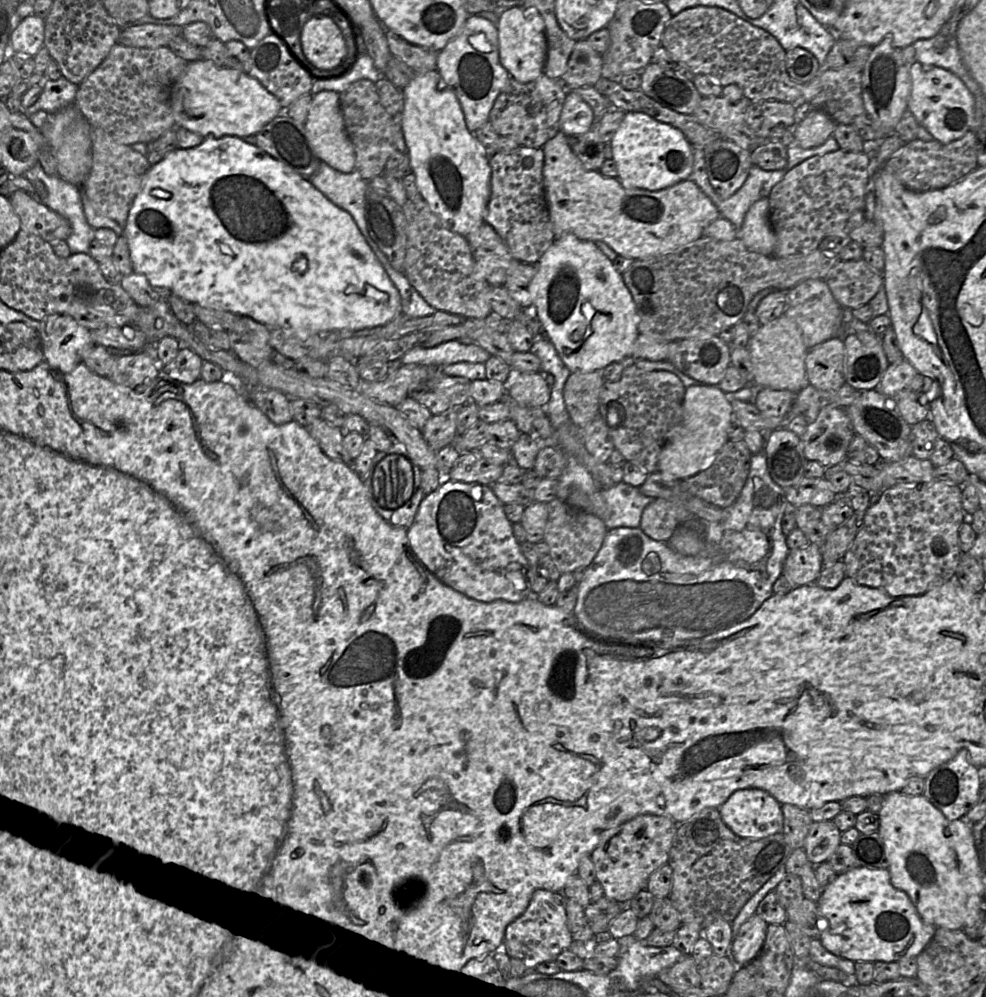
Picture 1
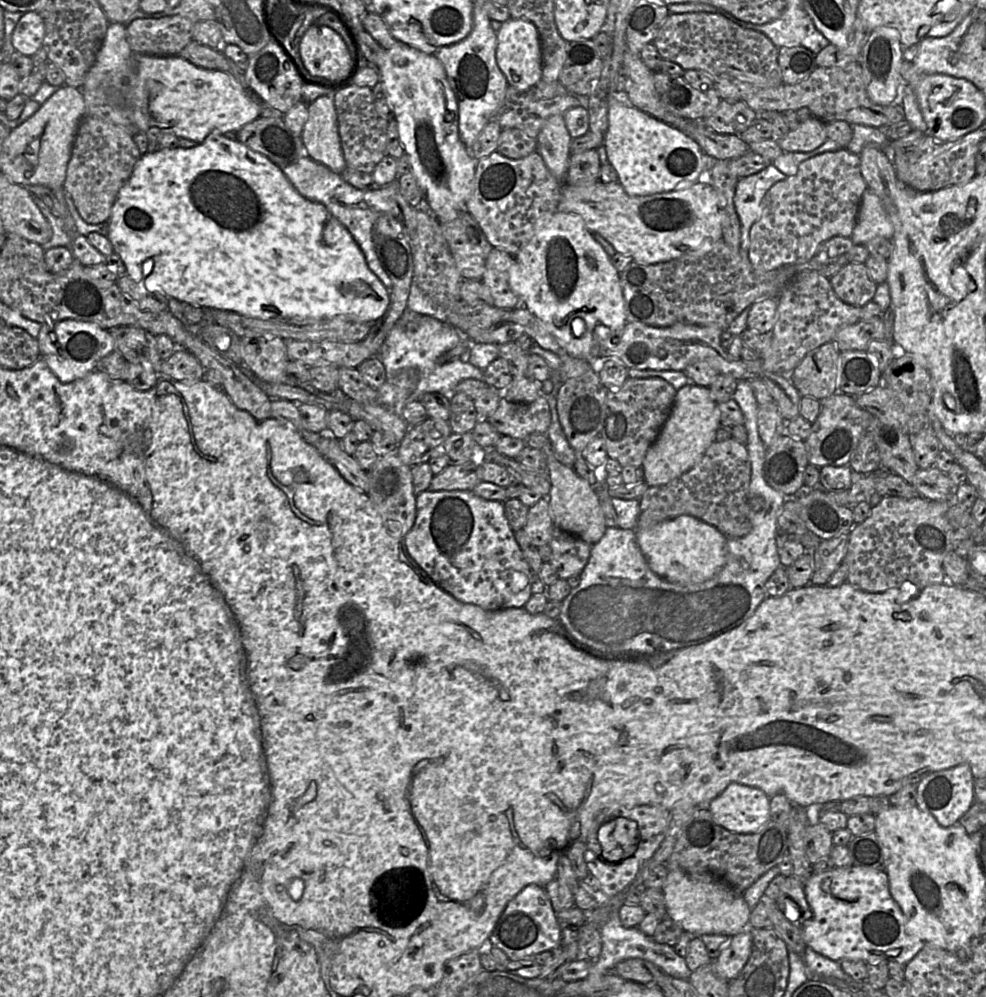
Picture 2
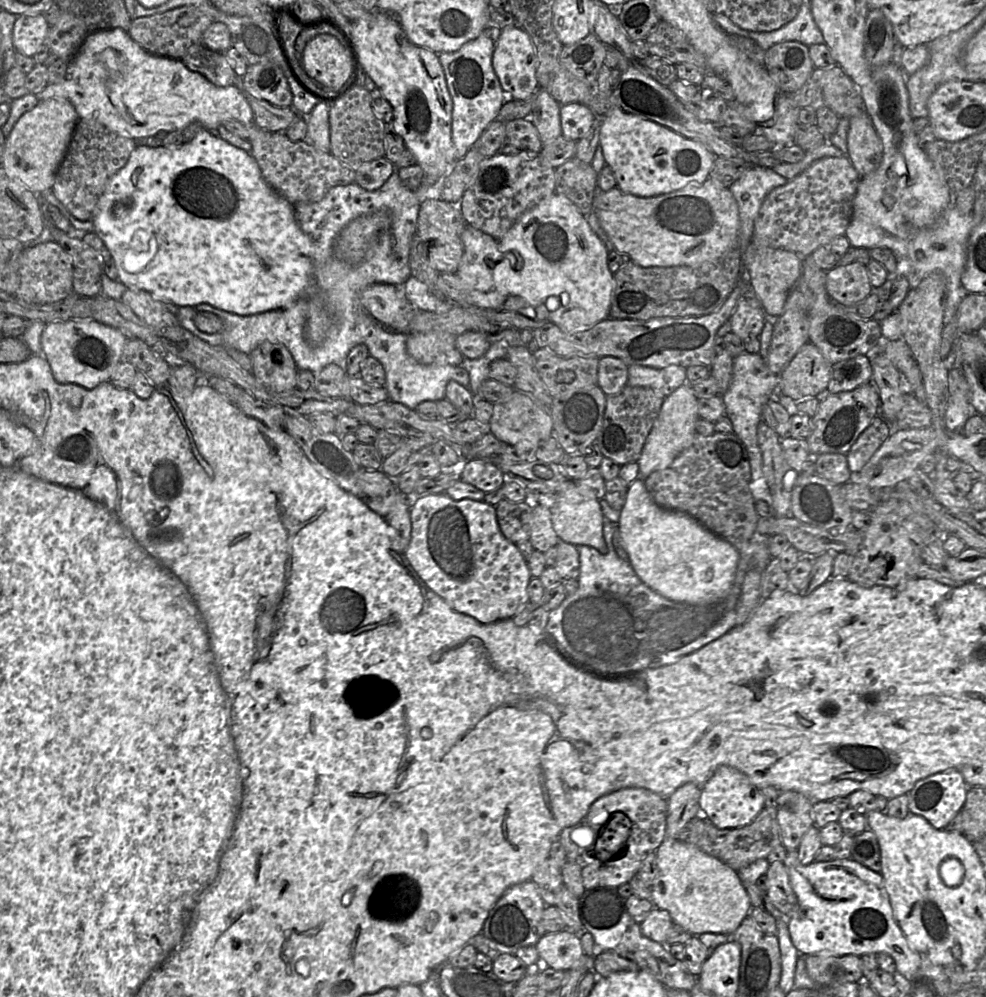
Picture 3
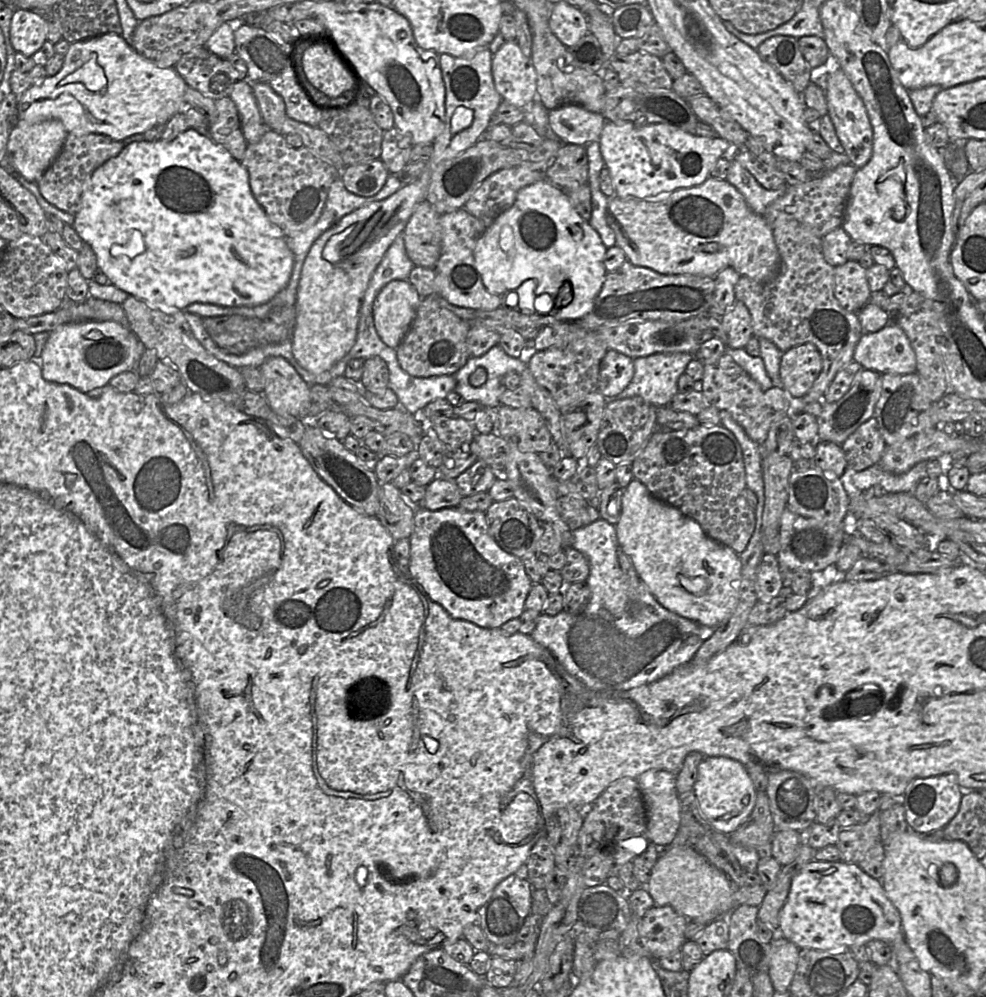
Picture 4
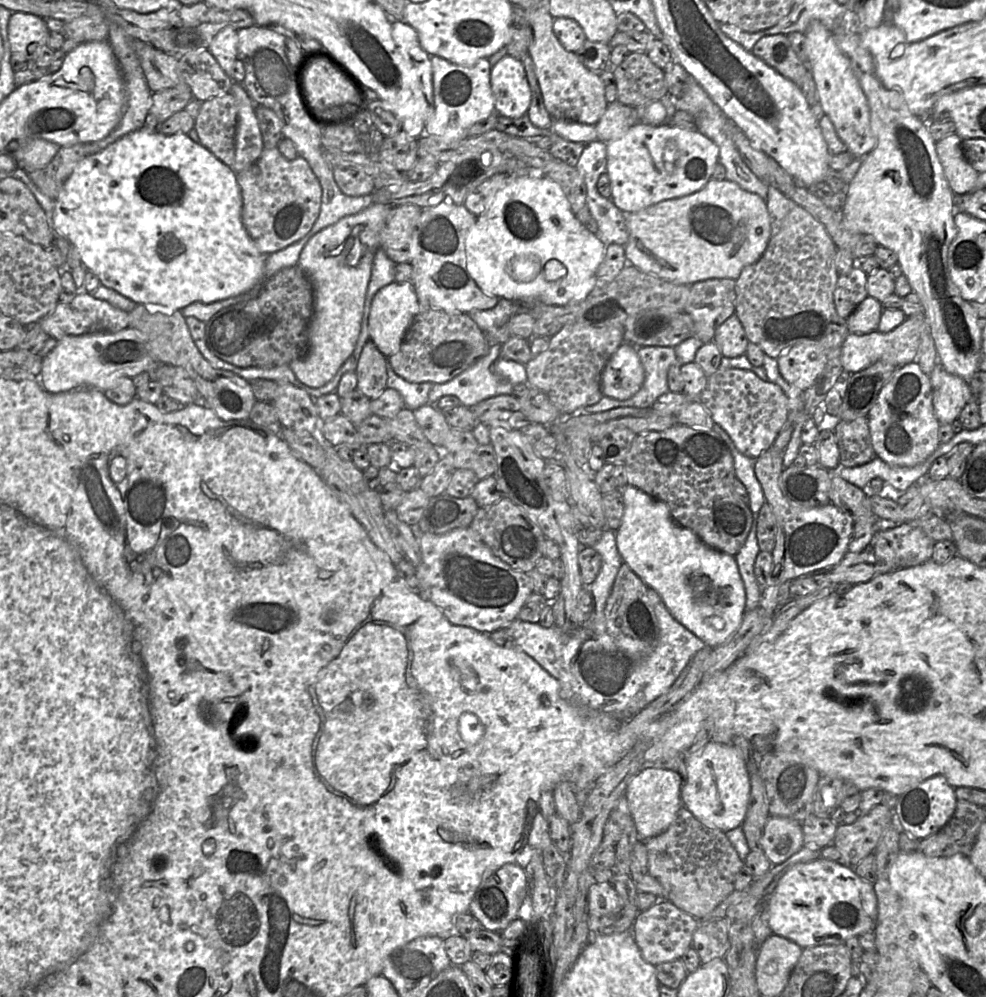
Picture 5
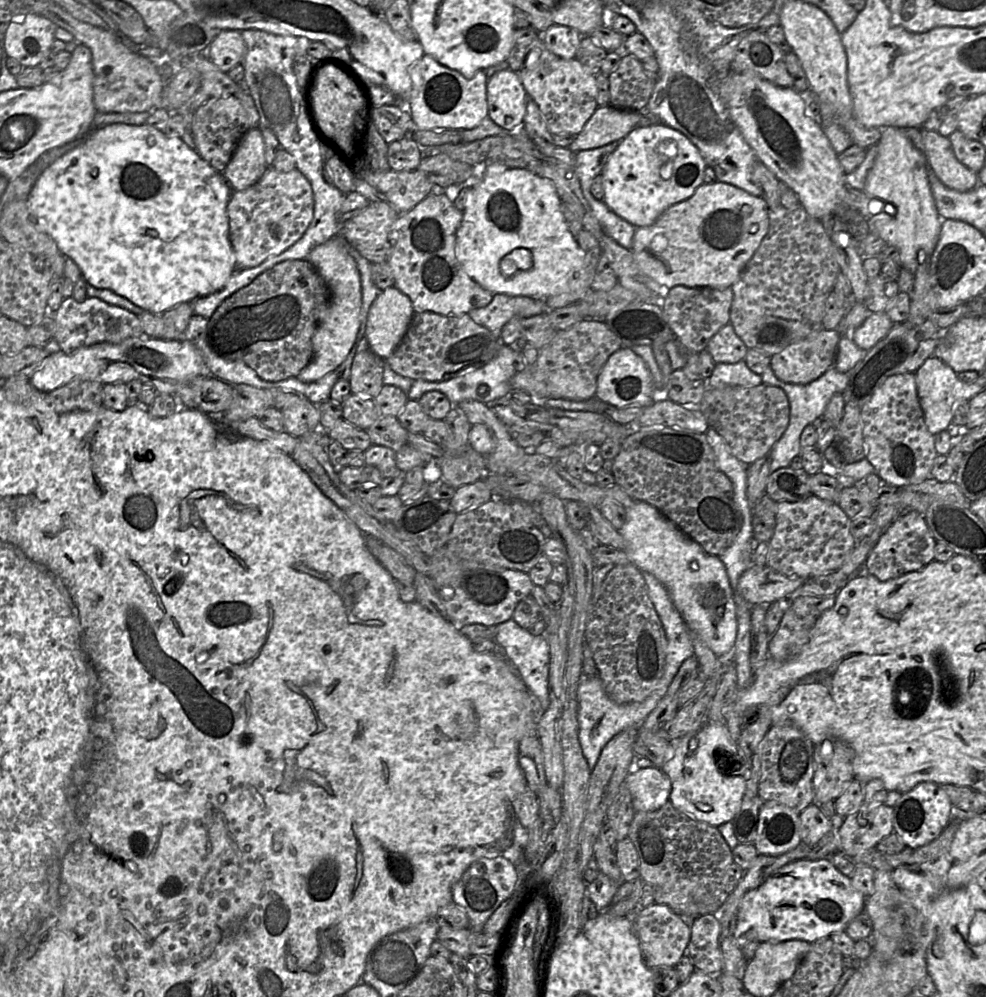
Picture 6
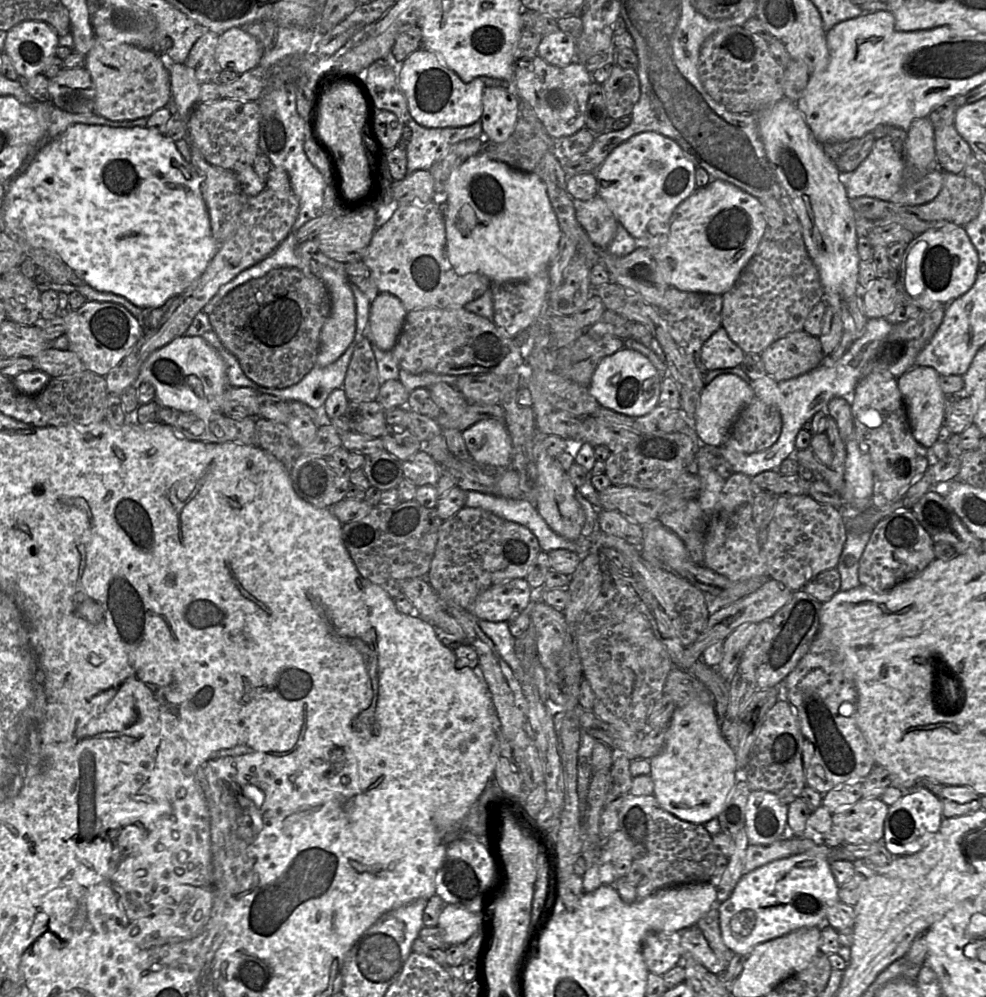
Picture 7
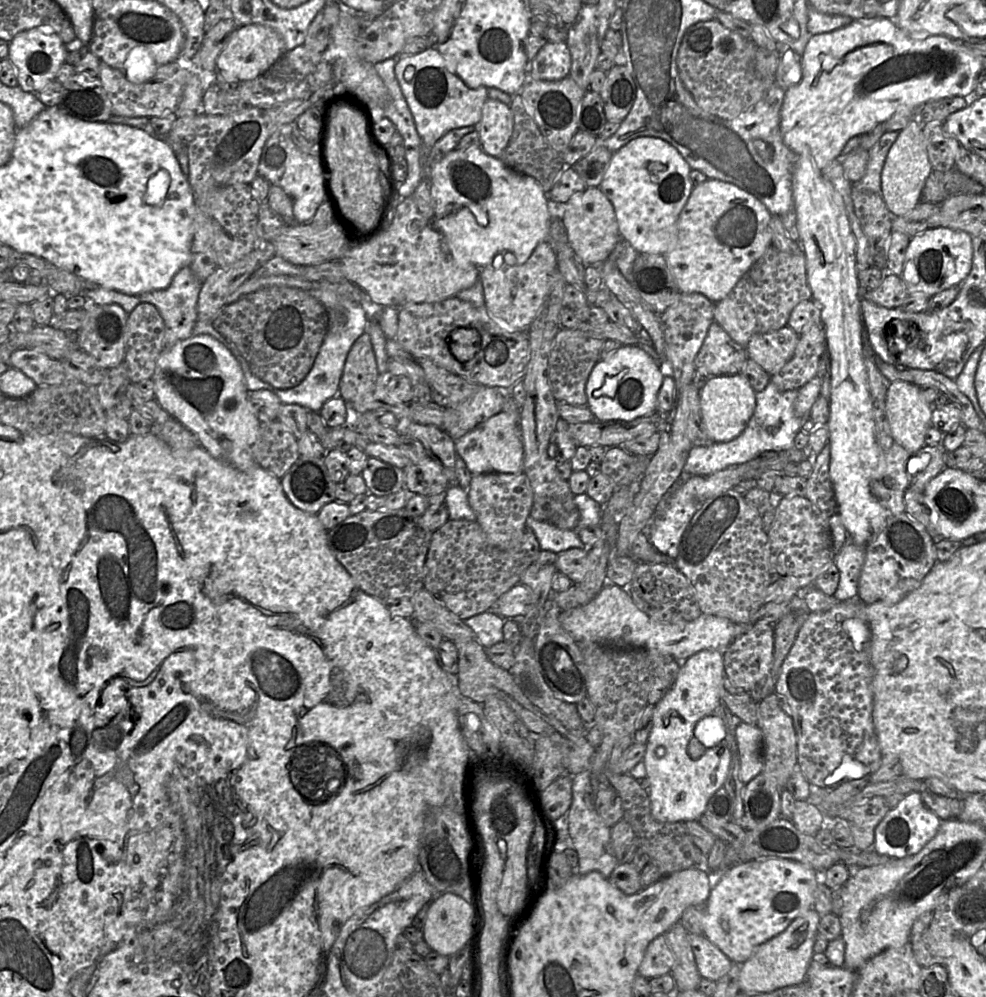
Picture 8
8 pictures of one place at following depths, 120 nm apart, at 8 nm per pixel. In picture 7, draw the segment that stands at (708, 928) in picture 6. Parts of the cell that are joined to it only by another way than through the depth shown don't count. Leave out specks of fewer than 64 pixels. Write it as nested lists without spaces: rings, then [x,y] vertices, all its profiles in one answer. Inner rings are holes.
[[[696,924],[681,932],[681,946],[683,955],[693,957],[711,973],[721,975],[725,972],[729,961],[714,952]]]

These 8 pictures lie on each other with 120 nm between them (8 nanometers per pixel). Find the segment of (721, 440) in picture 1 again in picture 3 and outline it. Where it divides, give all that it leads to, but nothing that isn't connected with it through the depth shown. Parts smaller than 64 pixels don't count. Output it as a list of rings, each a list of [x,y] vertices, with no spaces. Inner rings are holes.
[[[686,382],[664,399],[660,413],[646,439],[639,460],[639,478],[645,480],[652,472],[669,467],[694,441],[695,424],[699,419],[698,398],[691,383]]]

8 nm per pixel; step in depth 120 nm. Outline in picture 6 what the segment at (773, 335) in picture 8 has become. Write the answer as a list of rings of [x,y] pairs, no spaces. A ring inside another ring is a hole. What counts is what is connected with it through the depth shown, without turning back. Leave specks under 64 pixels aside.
[[[838,329],[814,332],[772,355],[769,366],[783,382],[808,384],[834,366],[841,337]]]

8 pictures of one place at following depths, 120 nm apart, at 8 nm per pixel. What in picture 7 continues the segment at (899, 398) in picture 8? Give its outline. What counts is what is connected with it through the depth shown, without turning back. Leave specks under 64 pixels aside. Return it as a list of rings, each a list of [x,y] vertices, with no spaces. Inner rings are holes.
[[[914,366],[897,378],[898,388],[902,394],[908,421],[913,437],[922,446],[931,450],[937,441],[940,428],[945,423],[945,393],[942,391],[940,374],[932,367]]]

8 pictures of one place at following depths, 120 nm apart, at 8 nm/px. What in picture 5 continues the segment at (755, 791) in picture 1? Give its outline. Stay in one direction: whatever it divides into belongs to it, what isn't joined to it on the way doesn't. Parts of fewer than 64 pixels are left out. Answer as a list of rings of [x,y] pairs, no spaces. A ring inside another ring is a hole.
[[[709,741],[700,751],[685,759],[686,777],[681,786],[681,802],[704,825],[724,833],[739,827],[745,820],[750,797],[750,777],[741,752],[732,743]]]

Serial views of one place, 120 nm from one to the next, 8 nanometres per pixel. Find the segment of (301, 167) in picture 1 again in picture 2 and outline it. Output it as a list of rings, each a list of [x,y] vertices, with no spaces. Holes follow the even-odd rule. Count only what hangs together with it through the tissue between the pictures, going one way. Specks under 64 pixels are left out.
[[[263,105],[263,115],[236,133],[236,139],[252,151],[266,156],[279,168],[291,165],[307,156],[301,135],[295,135],[285,125],[284,113]]]

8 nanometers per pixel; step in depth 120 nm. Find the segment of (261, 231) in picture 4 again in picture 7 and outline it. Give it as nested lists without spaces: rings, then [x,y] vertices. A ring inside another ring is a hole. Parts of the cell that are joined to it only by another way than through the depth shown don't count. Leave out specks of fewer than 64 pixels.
[[[75,123],[56,138],[47,141],[34,155],[27,168],[6,184],[2,210],[4,229],[17,240],[46,249],[56,254],[84,283],[100,292],[124,297],[143,310],[163,306],[168,300],[182,294],[206,269],[216,251],[210,223],[203,200],[198,176],[176,148],[175,142],[166,135],[149,127],[111,127]]]

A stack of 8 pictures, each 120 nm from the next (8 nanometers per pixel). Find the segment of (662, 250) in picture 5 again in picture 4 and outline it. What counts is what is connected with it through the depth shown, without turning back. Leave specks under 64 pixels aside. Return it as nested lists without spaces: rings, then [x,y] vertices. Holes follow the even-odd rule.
[[[709,176],[701,185],[678,189],[660,198],[621,199],[614,195],[610,198],[607,215],[616,236],[616,246],[624,251],[627,260],[660,274],[715,277],[722,269],[731,267],[741,276],[769,282],[780,272],[780,256],[772,229],[762,215],[750,209],[743,195],[726,179]]]

